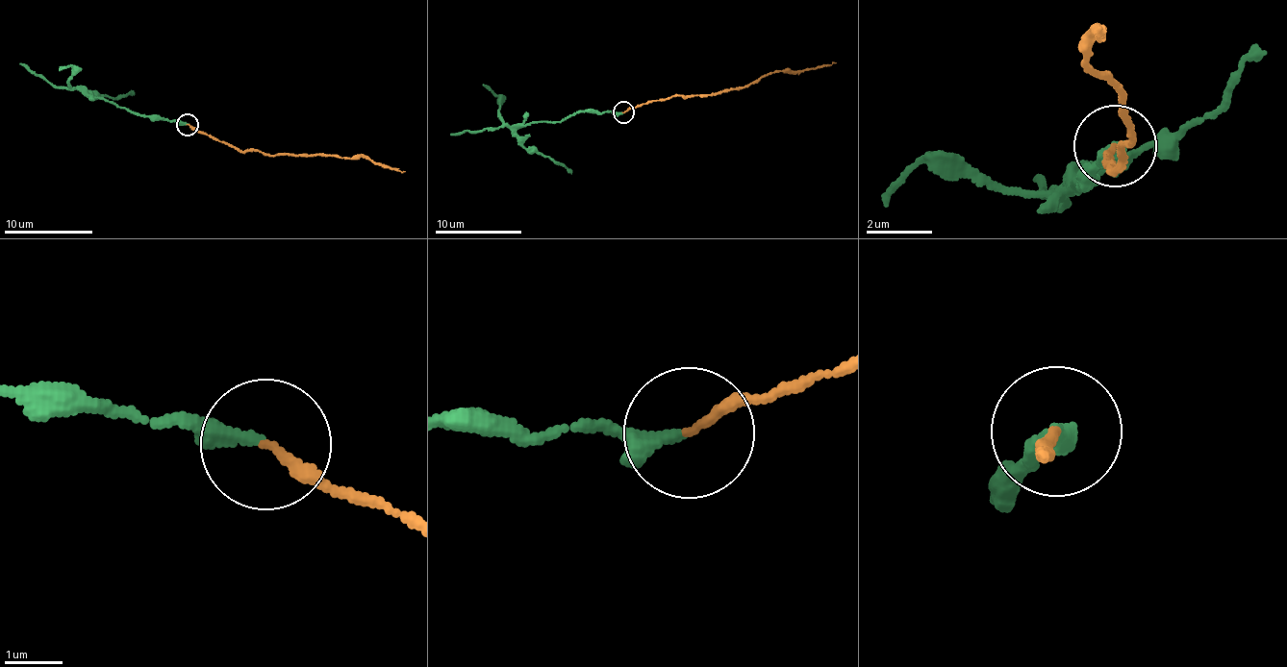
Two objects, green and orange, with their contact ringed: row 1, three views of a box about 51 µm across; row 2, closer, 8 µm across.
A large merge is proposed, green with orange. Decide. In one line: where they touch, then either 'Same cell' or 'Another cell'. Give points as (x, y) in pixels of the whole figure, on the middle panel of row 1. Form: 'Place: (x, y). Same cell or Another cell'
Place: (623, 112). Another cell

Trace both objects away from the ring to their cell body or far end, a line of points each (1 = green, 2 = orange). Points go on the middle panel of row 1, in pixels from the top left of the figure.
1: (623, 112), (580, 111), (560, 121), (531, 122), (516, 131), (527, 149), (555, 160), (571, 171)
2: (623, 112), (678, 95), (715, 95), (746, 87), (769, 73), (801, 71), (836, 63)

